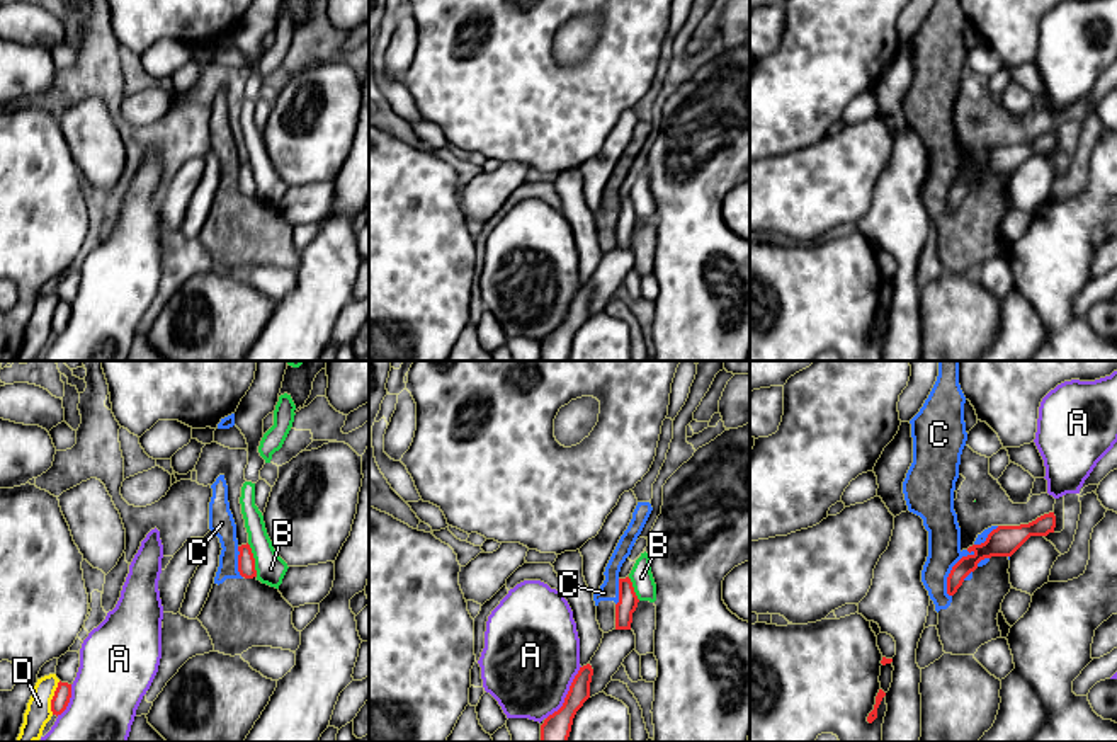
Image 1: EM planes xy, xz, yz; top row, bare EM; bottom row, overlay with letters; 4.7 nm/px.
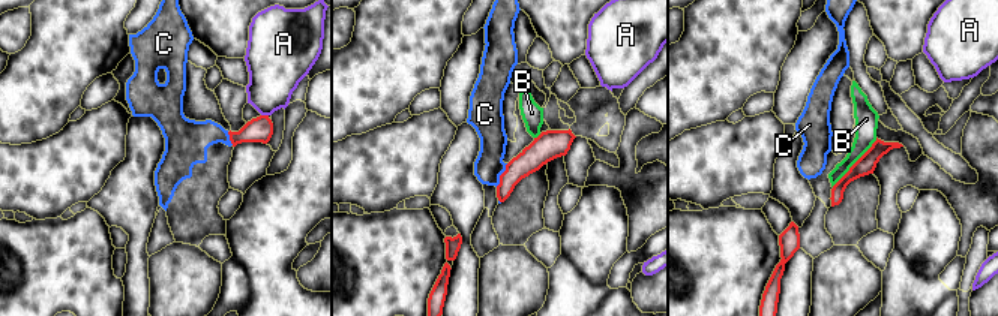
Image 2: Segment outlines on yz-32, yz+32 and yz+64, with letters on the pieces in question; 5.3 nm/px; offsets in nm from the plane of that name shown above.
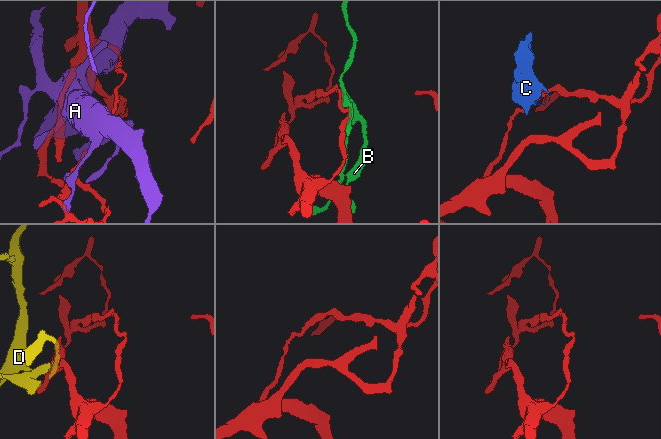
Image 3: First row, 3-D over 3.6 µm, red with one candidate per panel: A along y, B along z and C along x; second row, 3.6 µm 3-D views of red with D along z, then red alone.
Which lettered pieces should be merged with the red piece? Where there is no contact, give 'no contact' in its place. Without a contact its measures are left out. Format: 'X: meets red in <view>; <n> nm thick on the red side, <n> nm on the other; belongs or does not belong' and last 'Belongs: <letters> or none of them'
A: meets red in xz; 140 nm thick on the red side, 460 nm on the other; does not belong
B: meets red in xy; 80 nm thick on the red side, 140 nm on the other; does not belong
C: meets red in yz; 110 nm thick on the red side, 160 nm on the other; does not belong
D: meets red in xy; 80 nm thick on the red side, 120 nm on the other; does not belong
Belongs: none of them

